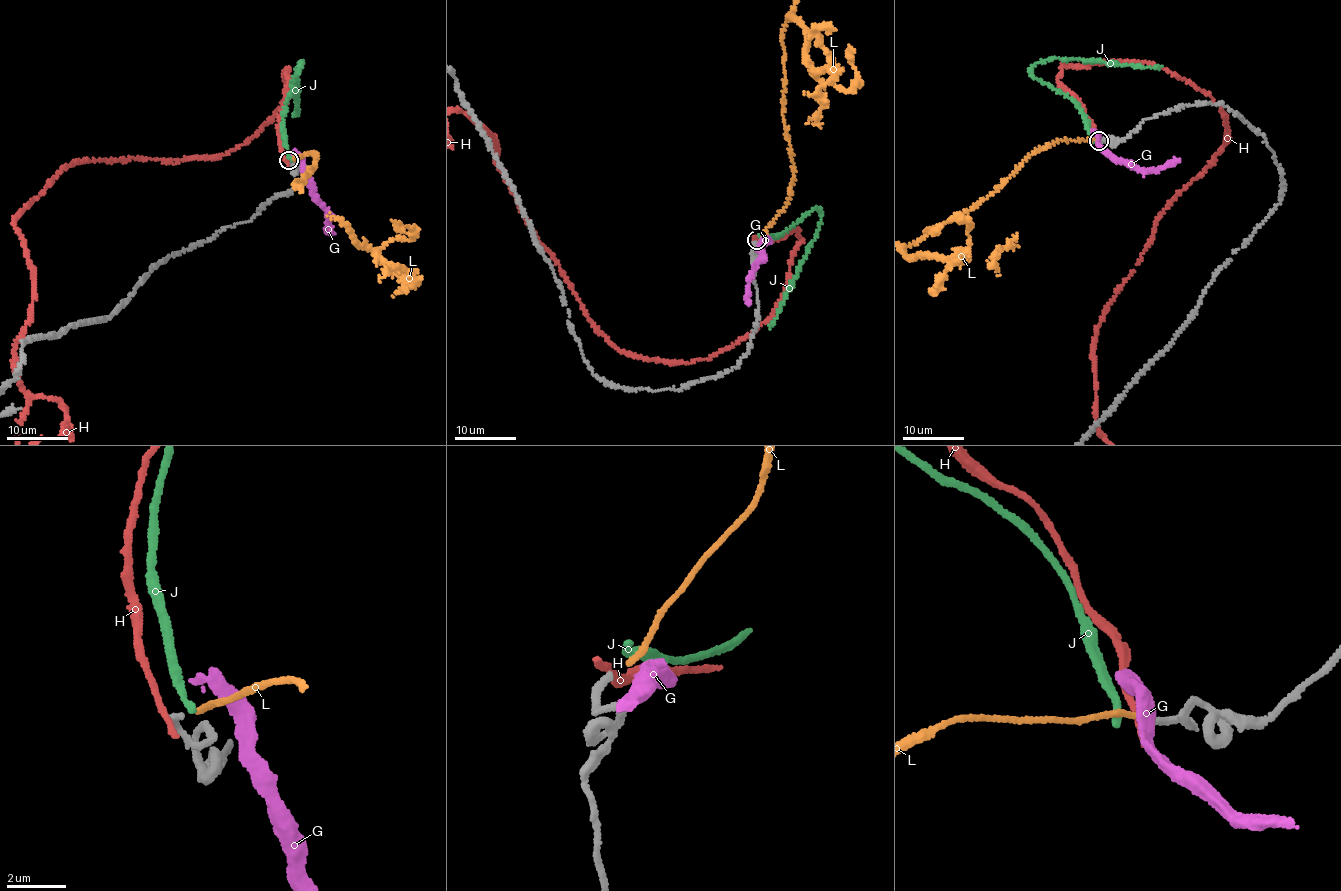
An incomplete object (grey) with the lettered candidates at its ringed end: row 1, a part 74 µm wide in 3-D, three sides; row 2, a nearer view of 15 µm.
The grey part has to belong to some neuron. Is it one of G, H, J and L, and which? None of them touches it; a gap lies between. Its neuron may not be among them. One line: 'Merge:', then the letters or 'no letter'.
Merge: L

